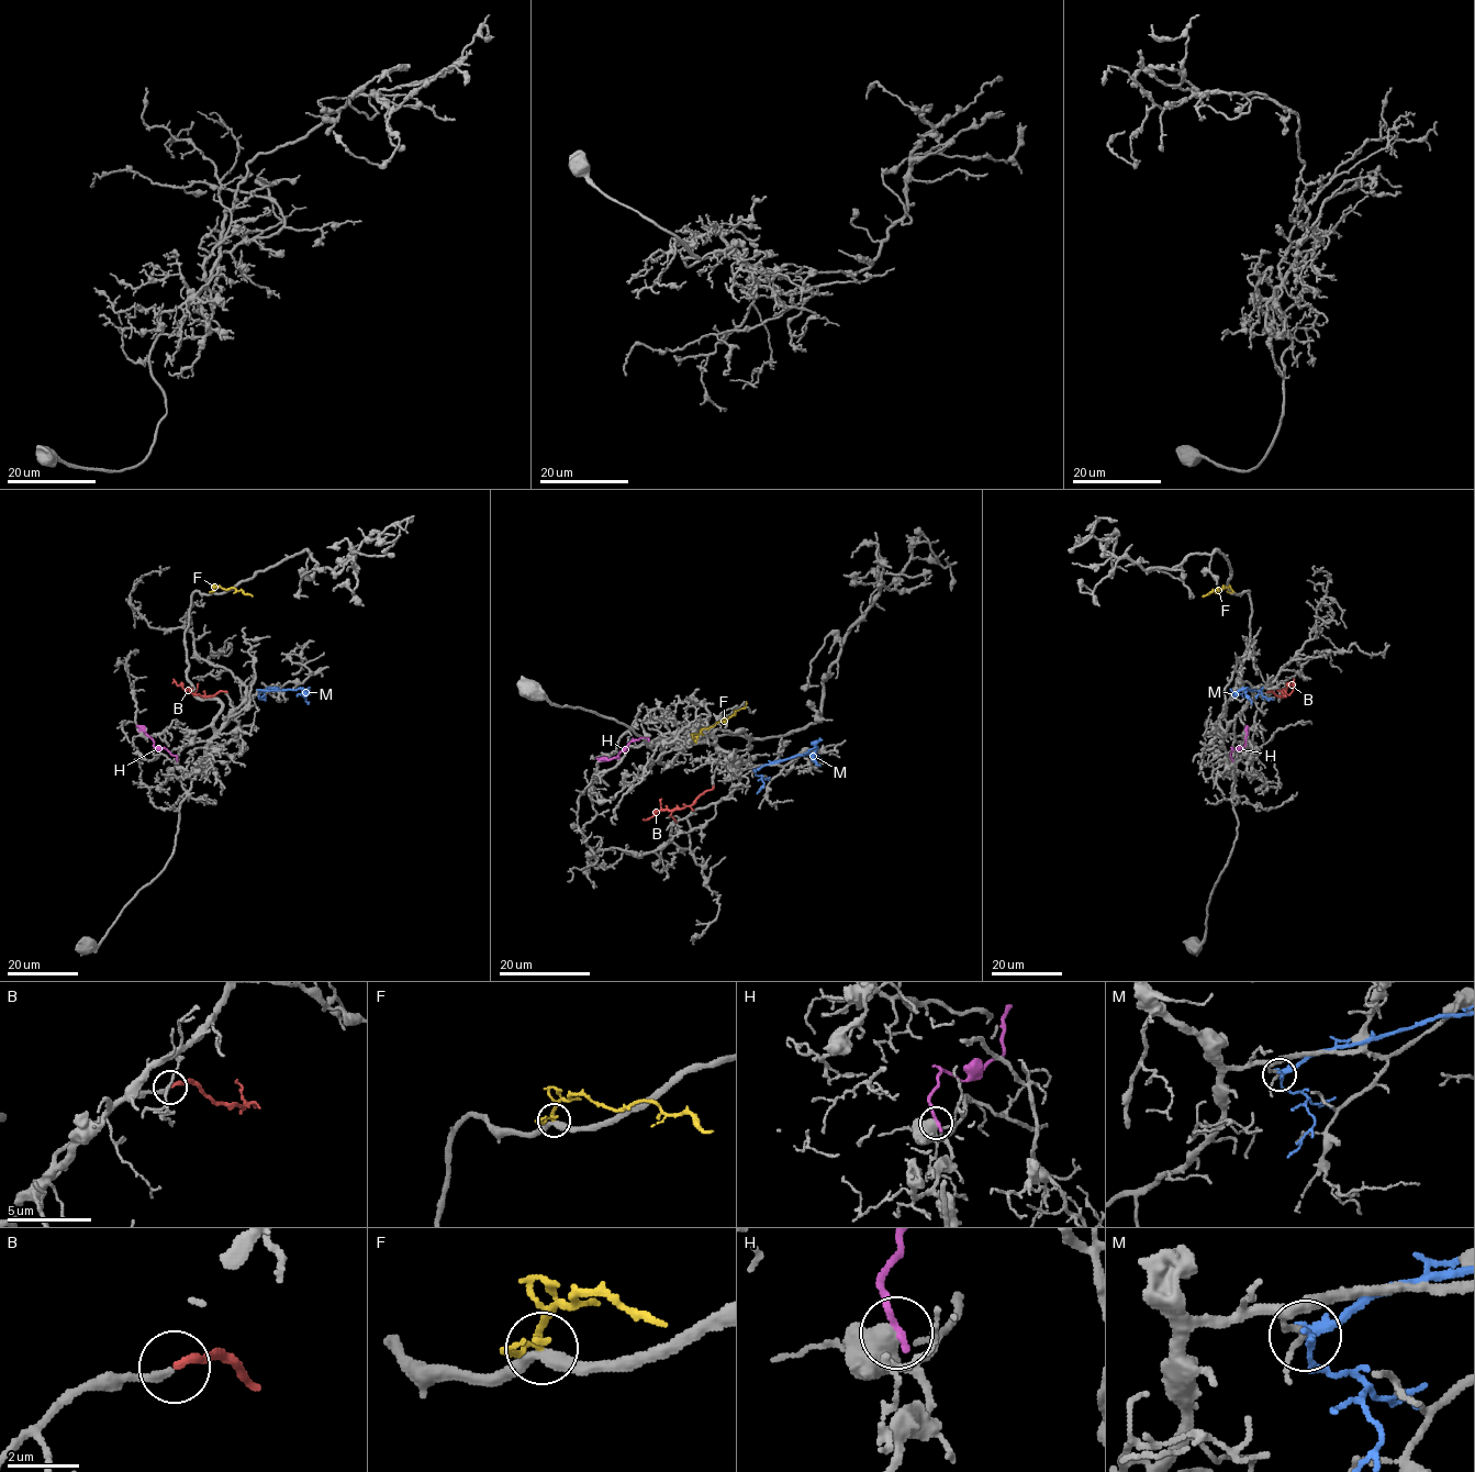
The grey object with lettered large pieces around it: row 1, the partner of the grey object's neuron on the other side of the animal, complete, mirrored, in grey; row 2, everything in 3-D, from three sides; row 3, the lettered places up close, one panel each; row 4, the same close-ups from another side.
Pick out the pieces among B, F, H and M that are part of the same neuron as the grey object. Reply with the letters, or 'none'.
B

